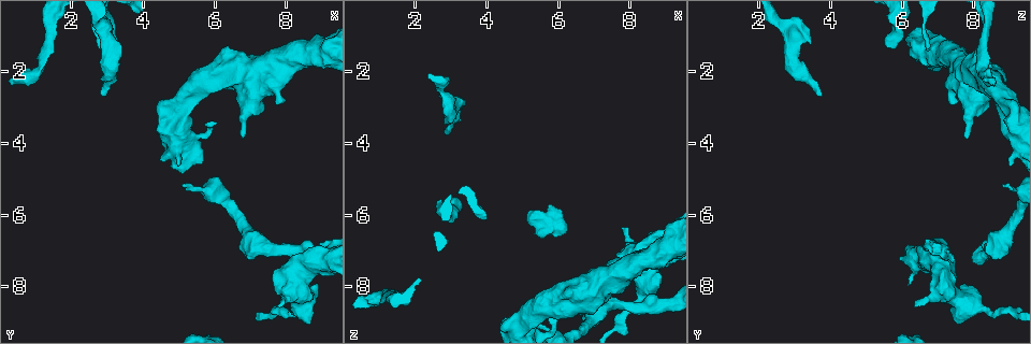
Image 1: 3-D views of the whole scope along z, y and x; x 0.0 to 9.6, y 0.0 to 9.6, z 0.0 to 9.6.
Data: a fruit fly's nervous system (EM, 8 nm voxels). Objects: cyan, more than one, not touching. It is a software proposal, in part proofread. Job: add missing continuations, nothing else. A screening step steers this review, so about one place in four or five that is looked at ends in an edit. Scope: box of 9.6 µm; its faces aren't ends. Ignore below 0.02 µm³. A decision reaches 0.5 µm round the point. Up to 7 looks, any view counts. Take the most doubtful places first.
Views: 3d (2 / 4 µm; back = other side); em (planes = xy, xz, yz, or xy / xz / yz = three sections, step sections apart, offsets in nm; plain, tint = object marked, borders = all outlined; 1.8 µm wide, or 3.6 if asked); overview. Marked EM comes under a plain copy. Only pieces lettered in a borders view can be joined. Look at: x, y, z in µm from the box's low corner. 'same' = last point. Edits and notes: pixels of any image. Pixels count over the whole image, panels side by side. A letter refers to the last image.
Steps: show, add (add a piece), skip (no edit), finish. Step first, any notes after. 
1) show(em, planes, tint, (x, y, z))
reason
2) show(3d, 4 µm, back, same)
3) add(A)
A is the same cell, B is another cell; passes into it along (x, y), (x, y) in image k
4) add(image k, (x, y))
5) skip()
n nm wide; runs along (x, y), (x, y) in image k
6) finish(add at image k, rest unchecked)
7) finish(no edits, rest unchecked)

show(3d, 2 µm, back, (3.00, 1.20, 5.50))
branch stops here

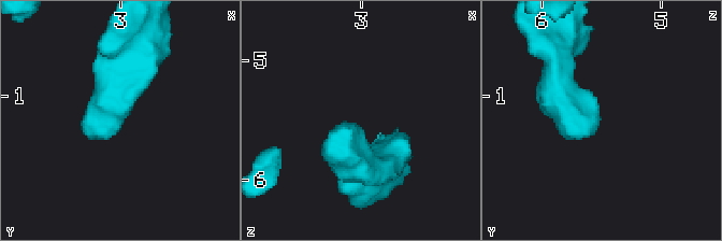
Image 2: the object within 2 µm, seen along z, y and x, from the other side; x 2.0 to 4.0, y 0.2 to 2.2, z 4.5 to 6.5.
show(em, planes, borders, (3.06, 1.24, 5.56))

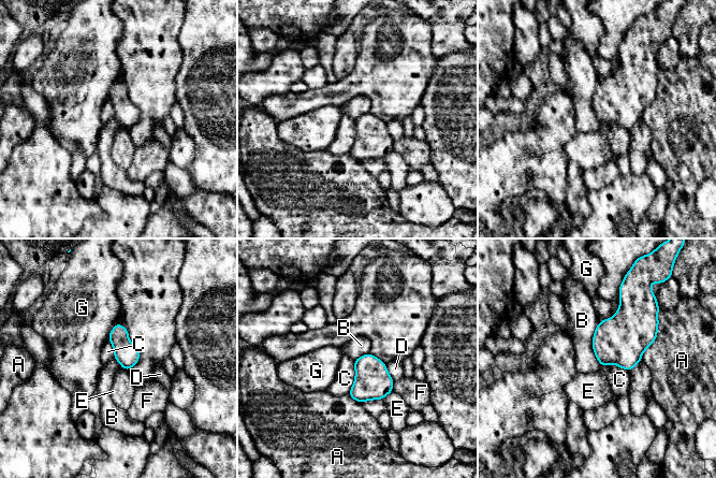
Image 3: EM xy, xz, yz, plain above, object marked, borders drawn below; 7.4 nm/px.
skip()
B touches over 340 nm; A, B, C, D, E, F and G are other cells; border along (598, 322), (593, 350), (602, 366) in image 3; none of them fits

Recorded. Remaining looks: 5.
show(em, xy, step 4, borders, (2.90, 1.00, 3.35))
an open end

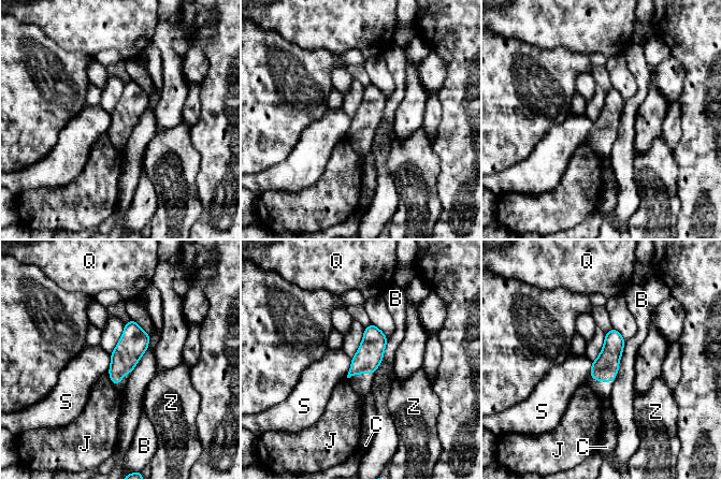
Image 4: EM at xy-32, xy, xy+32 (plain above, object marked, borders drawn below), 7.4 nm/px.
skip()
B touches over 280 nm; B, C, J, Q, S and Z are other cells; border along (351, 359), (351, 365), (346, 377) in image 4; none of them fits

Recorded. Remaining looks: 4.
show(em, planes, borders, (2.90, 2.60, 3.70))
an open end

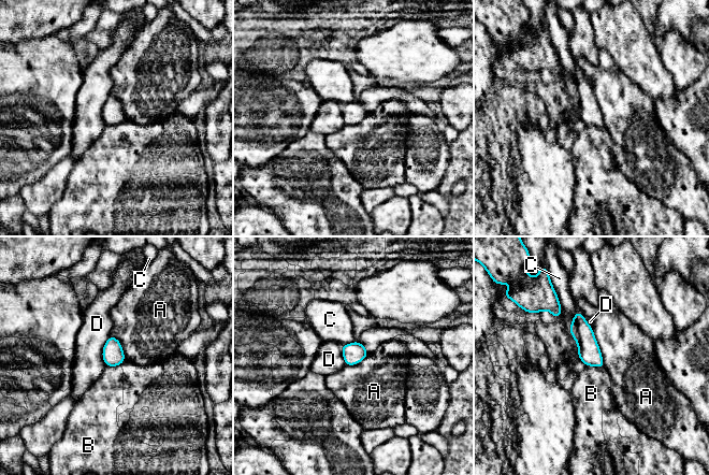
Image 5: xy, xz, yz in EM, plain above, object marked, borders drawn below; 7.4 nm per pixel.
skip()
160 nm wide; A touches over 300 nm; A, B, C and D are other cells; no lettered piece goes on from it

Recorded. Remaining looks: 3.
finish(no edits, rest unchecked)

